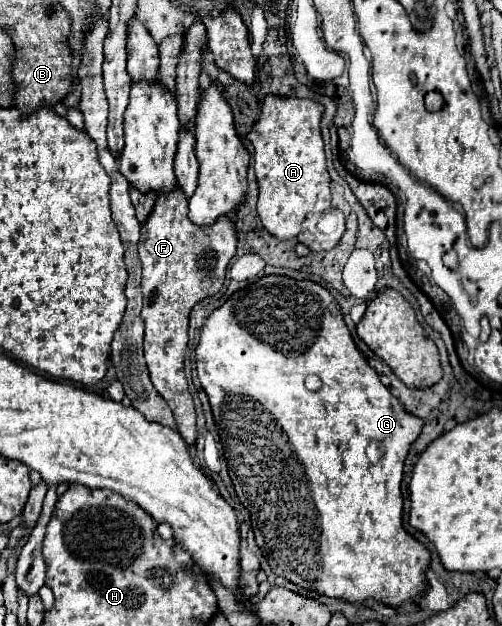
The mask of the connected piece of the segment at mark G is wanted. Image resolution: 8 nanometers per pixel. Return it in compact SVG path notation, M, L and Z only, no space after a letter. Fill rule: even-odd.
M279 275L261 277L249 287L237 291L231 299L227 299L219 309L215 309L205 319L201 327L201 339L195 349L195 359L197 359L197 375L201 381L201 387L209 397L213 417L219 427L217 431L223 441L229 477L233 481L239 501L251 515L255 541L259 549L263 551L263 557L267 559L273 573L289 579L291 583L307 591L343 599L347 603L367 603L367 599L375 599L377 603L387 605L387 607L401 607L405 601L415 601L417 597L421 597L423 591L427 589L425 571L429 569L431 553L403 529L401 479L403 479L403 465L405 465L409 447L419 437L423 421L411 413L405 413L399 399L391 395L391 391L381 383L375 369L367 365L365 357L353 343L353 337L343 321L343 315L341 315L341 309L335 297L325 287L313 281L297 281L297 279L279 277ZM307 375L317 375L323 381L323 387L319 391L309 391L305 387Z

